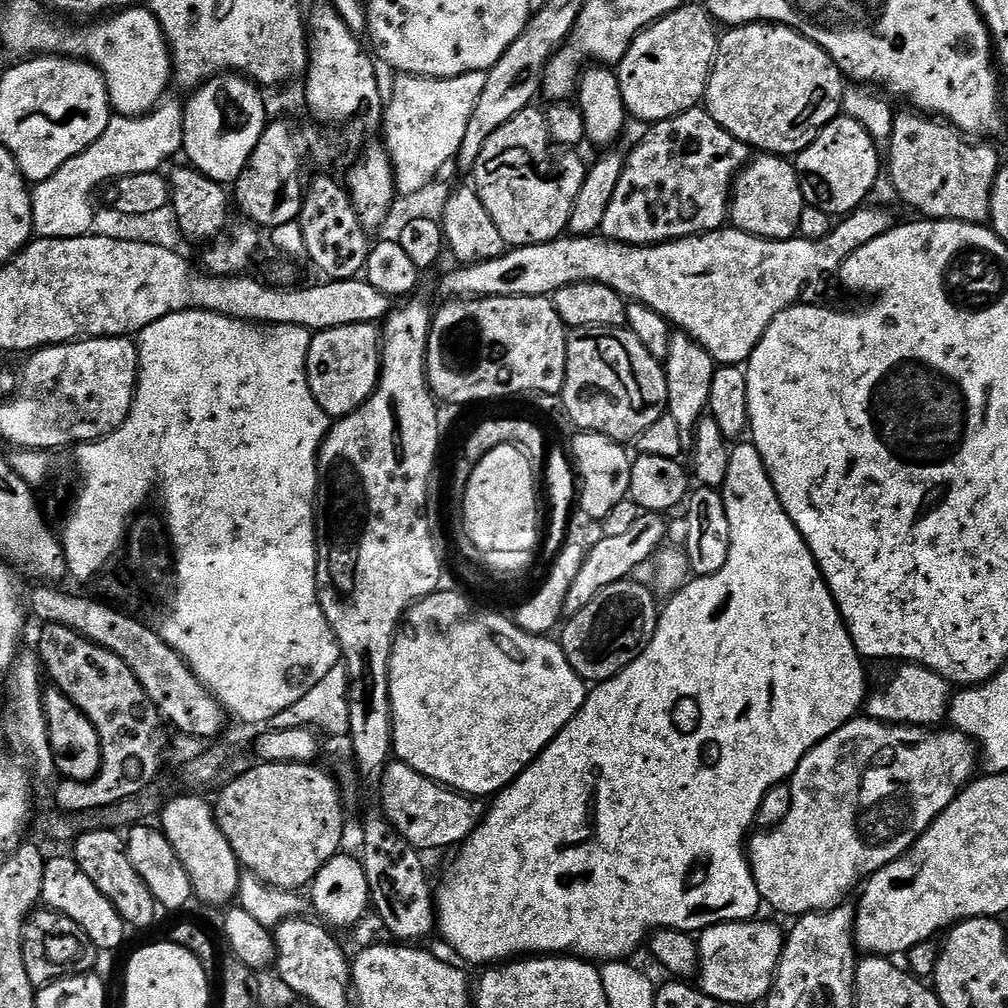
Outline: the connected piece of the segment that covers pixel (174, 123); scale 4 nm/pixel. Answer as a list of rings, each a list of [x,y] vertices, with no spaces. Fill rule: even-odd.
[[[165,99],[156,109],[140,117],[113,115],[111,122],[102,130],[102,134],[89,148],[79,152],[50,178],[39,181],[31,189],[32,193],[32,227],[37,237],[45,240],[54,238],[78,238],[93,231],[92,219],[96,212],[92,209],[92,195],[99,184],[115,182],[122,176],[134,173],[150,173],[163,169],[163,165],[174,155],[181,153],[184,145],[184,112],[181,101]]]

